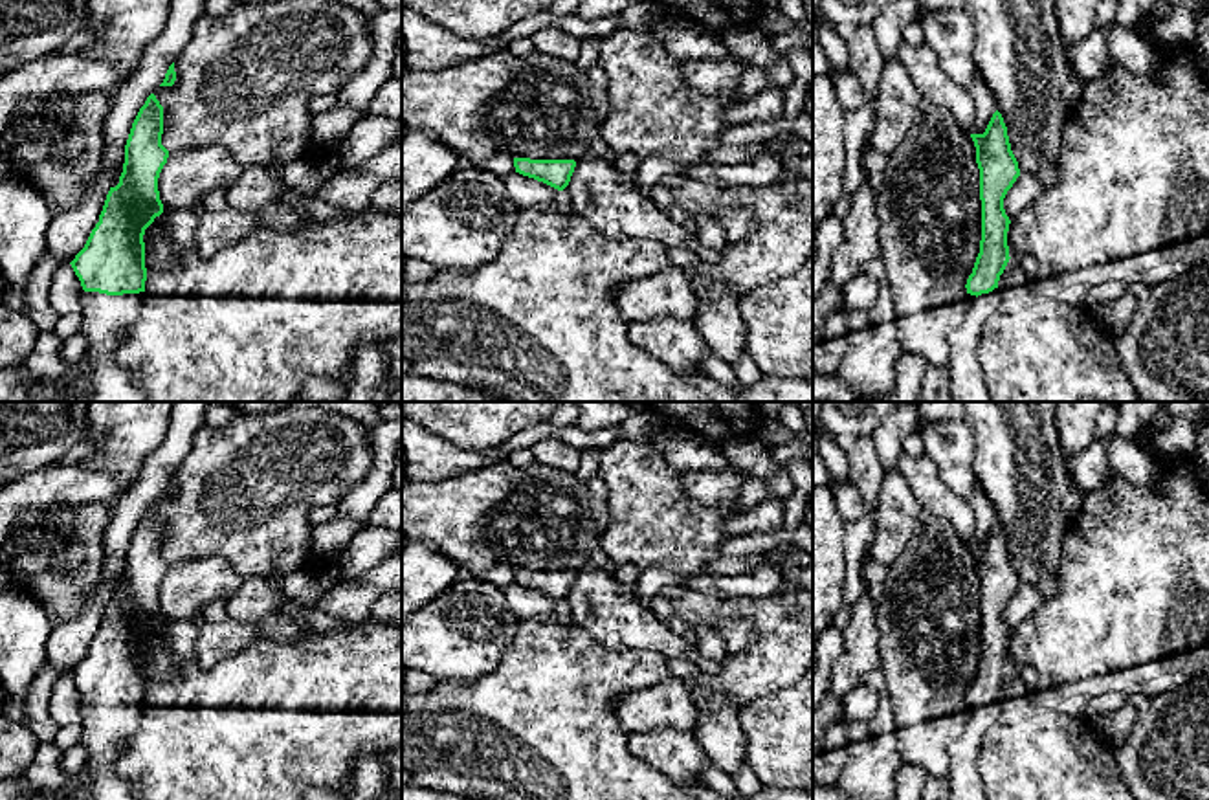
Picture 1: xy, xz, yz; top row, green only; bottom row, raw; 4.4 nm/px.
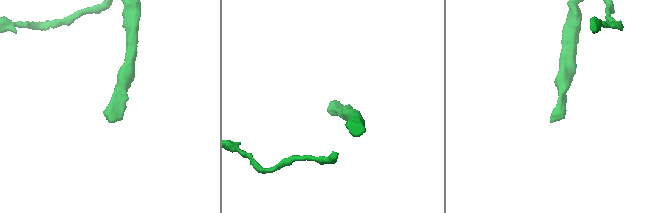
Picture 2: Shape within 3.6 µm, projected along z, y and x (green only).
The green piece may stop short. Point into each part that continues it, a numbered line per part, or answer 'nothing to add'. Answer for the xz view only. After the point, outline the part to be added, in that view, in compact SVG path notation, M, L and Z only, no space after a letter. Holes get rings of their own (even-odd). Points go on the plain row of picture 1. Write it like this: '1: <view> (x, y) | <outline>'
nothing to add

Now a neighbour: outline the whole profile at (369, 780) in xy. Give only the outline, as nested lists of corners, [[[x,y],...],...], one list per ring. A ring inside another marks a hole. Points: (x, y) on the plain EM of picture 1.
[[[363,756],[358,760],[354,769],[354,789],[349,800],[376,800],[383,791],[387,780],[382,771],[380,756]]]

